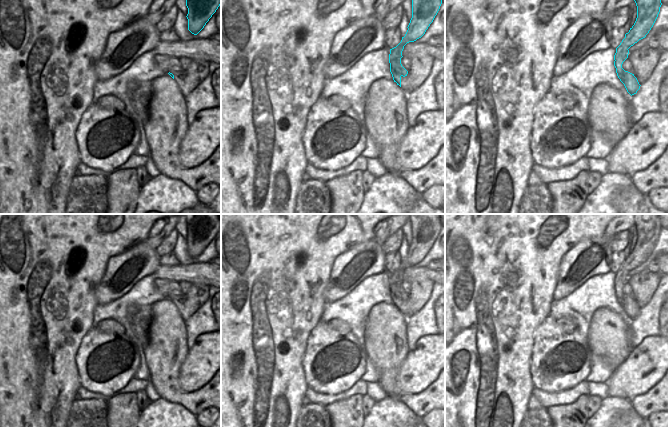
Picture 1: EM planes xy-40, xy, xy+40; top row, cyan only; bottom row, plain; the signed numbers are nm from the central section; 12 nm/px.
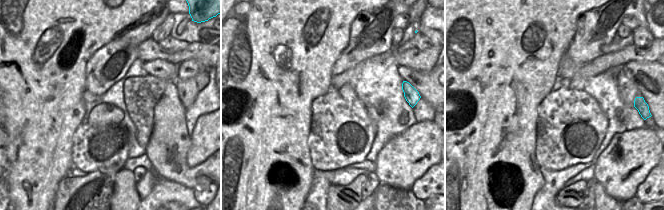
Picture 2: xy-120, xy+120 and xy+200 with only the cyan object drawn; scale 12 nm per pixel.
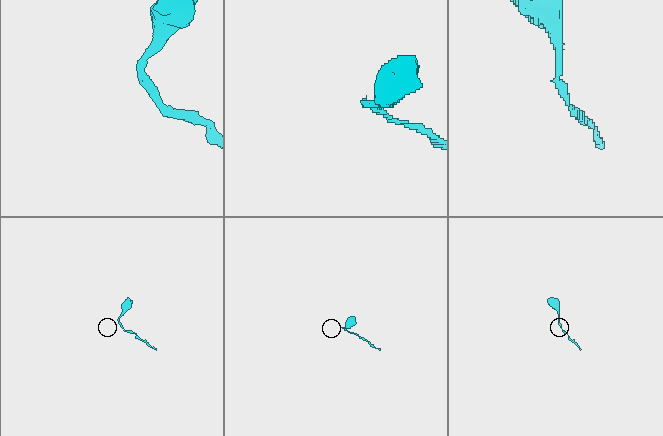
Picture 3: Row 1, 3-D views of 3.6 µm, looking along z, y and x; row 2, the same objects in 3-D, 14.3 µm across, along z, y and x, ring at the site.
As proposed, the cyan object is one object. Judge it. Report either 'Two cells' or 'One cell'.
Two cells.

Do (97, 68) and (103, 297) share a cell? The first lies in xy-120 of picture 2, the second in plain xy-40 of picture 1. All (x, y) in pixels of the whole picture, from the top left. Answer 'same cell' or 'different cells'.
same cell

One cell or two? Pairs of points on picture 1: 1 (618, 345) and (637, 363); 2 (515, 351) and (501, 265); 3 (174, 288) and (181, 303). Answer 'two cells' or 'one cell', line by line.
1: two cells
2: one cell
3: two cells

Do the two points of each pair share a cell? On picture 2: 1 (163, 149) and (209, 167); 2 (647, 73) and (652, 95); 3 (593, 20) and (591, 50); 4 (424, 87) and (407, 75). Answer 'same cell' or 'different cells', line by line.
1: same cell
2: same cell
3: same cell
4: same cell

